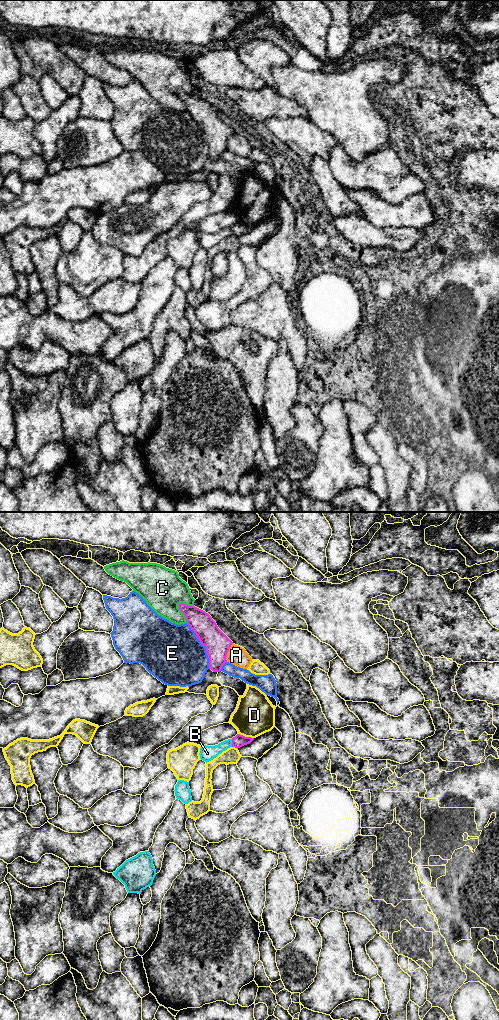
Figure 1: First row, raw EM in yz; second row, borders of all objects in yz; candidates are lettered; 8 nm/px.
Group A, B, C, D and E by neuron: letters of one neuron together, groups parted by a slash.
A / B / C / D / E

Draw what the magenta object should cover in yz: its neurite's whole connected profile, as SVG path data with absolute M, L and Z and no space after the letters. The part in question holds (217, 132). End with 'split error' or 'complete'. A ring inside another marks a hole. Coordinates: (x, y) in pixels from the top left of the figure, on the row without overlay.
M184 91L178 96L185 103L187 112L195 120L199 129L206 135L209 157L220 160L227 150L227 141L233 130L218 116L216 110L205 99Z; complete

